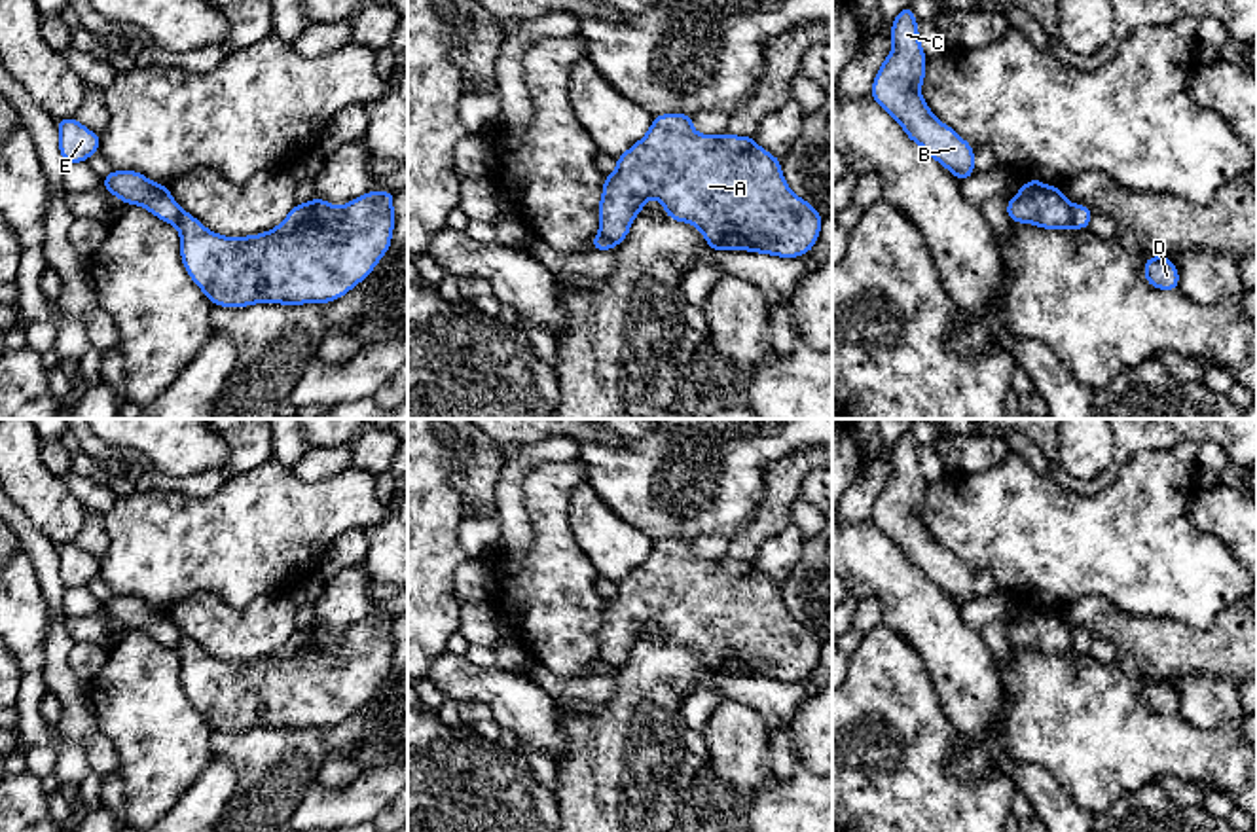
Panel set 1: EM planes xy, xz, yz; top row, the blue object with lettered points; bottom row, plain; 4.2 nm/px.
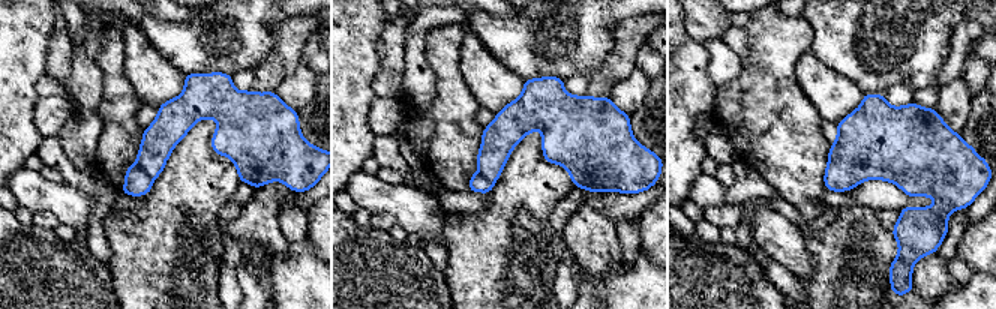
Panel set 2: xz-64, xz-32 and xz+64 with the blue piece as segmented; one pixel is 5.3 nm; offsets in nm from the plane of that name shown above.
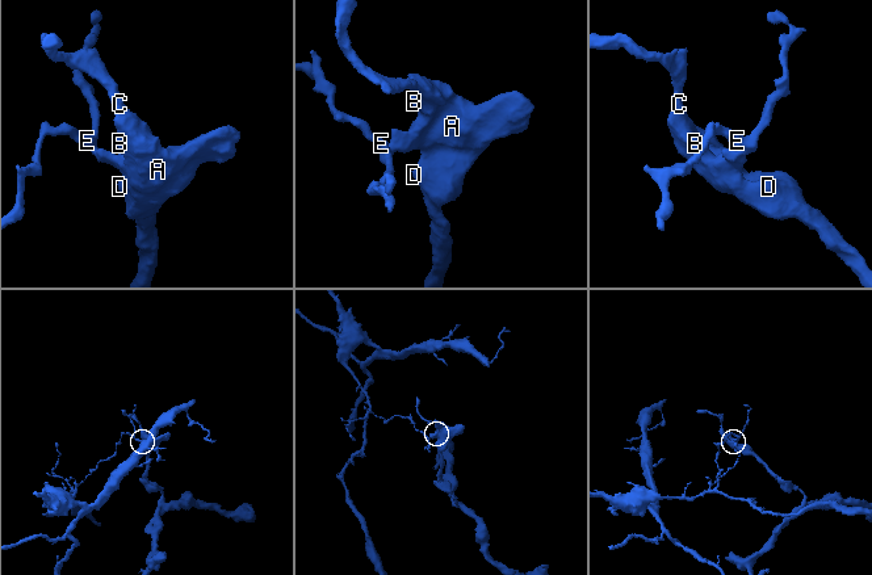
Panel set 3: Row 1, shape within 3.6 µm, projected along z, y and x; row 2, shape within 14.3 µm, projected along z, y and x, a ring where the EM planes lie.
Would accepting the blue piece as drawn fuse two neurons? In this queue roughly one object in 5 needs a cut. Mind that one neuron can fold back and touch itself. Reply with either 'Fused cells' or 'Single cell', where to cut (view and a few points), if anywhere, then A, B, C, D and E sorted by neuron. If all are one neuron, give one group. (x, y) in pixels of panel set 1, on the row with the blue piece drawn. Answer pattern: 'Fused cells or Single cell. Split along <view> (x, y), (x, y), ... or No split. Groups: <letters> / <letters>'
Fused cells. Split along yz (1070, 205), (1070, 217), (1075, 226). Groups: A B C D / E

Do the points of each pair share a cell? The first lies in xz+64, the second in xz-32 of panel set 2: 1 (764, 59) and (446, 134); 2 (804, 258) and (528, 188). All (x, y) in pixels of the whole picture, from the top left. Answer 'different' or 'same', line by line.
1: same
2: different

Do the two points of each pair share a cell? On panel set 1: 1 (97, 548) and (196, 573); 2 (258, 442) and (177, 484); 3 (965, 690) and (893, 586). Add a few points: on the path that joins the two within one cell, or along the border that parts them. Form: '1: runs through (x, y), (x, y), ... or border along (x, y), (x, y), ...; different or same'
1: border along (105, 516), (107, 554), (101, 561); different
2: runs through (237, 463), (224, 474), (198, 484); same
3: runs through (960, 664), (920, 613); same

